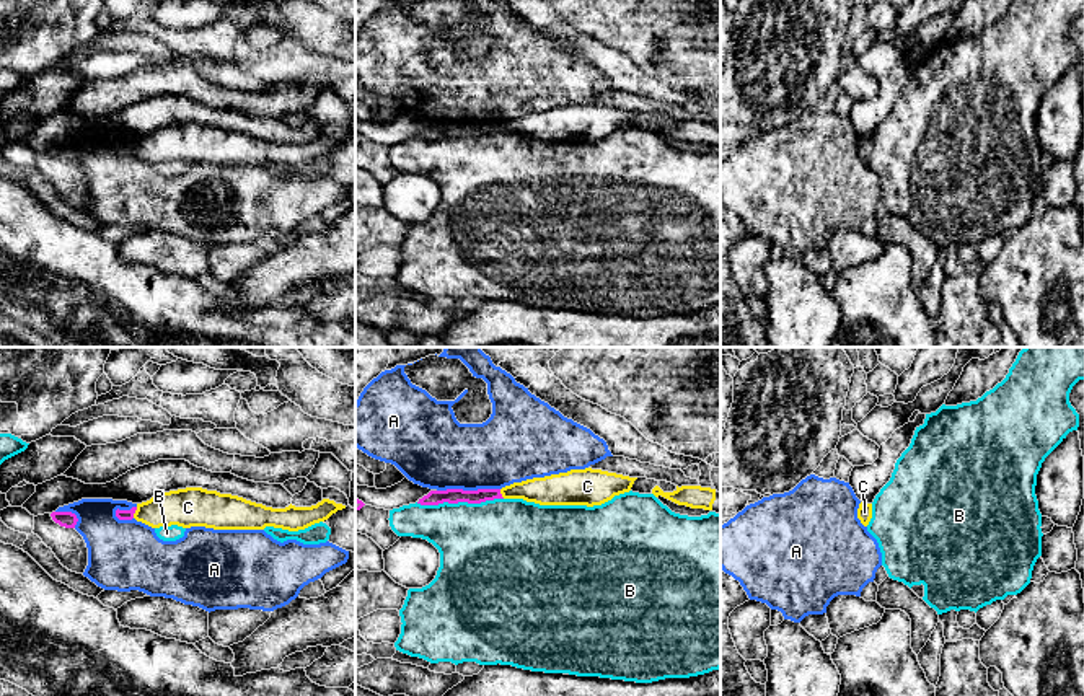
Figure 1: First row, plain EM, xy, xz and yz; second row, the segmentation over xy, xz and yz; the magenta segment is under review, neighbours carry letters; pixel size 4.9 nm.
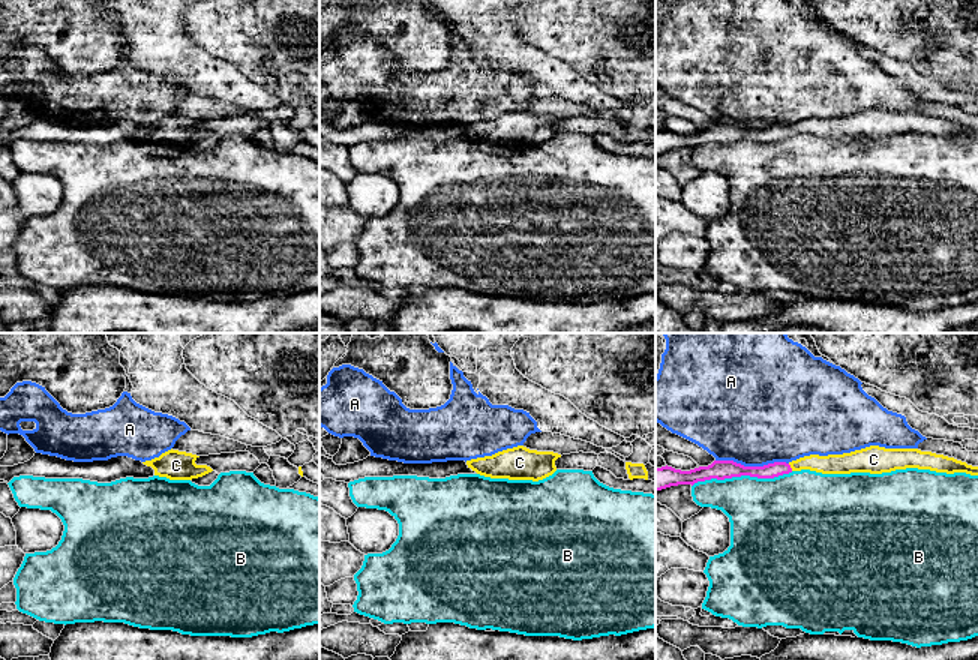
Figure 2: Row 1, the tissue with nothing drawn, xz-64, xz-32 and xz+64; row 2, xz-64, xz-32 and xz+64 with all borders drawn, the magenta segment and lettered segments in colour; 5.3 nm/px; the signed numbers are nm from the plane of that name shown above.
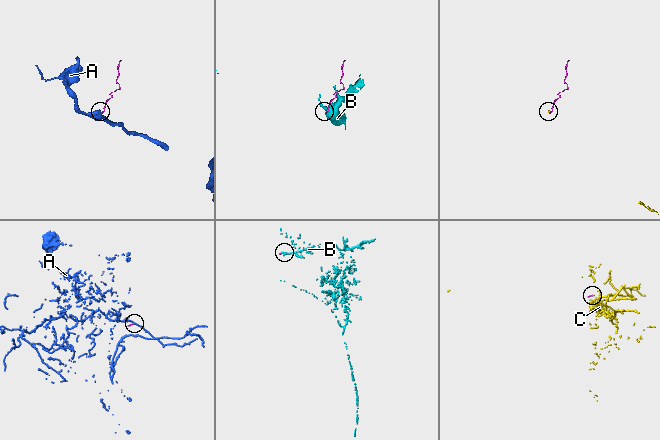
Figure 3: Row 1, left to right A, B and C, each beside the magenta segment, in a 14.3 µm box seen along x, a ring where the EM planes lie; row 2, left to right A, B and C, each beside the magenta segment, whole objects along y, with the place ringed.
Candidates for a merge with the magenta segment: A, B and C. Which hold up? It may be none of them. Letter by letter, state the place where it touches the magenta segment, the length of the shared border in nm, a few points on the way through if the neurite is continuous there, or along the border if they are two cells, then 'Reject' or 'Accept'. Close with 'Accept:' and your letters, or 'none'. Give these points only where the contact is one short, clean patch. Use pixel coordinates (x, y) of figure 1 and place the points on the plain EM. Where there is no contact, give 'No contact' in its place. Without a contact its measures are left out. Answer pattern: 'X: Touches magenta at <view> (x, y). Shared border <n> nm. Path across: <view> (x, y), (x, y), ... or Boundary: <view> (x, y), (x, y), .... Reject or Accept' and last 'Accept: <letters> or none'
A: Touches magenta at xz (468, 126). Shared border 320 nm. Boundary: xz (499, 123), (437, 126). Reject
B: Touches magenta at xz (458, 136). Shared border 440 nm. Reject
C: Touches magenta at xy (134, 147). Shared border 60 nm. Path across: xy (121, 149), (134, 147), (185, 142). Accept
Accept: C

